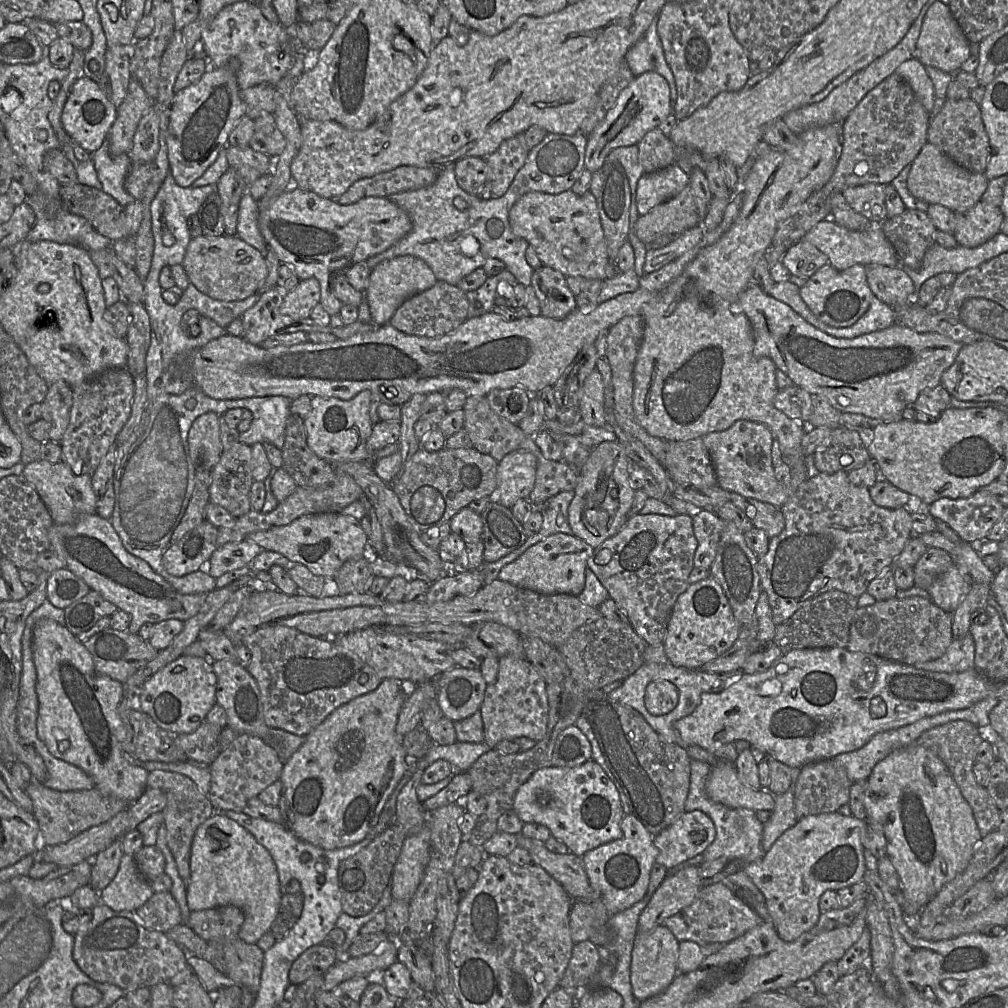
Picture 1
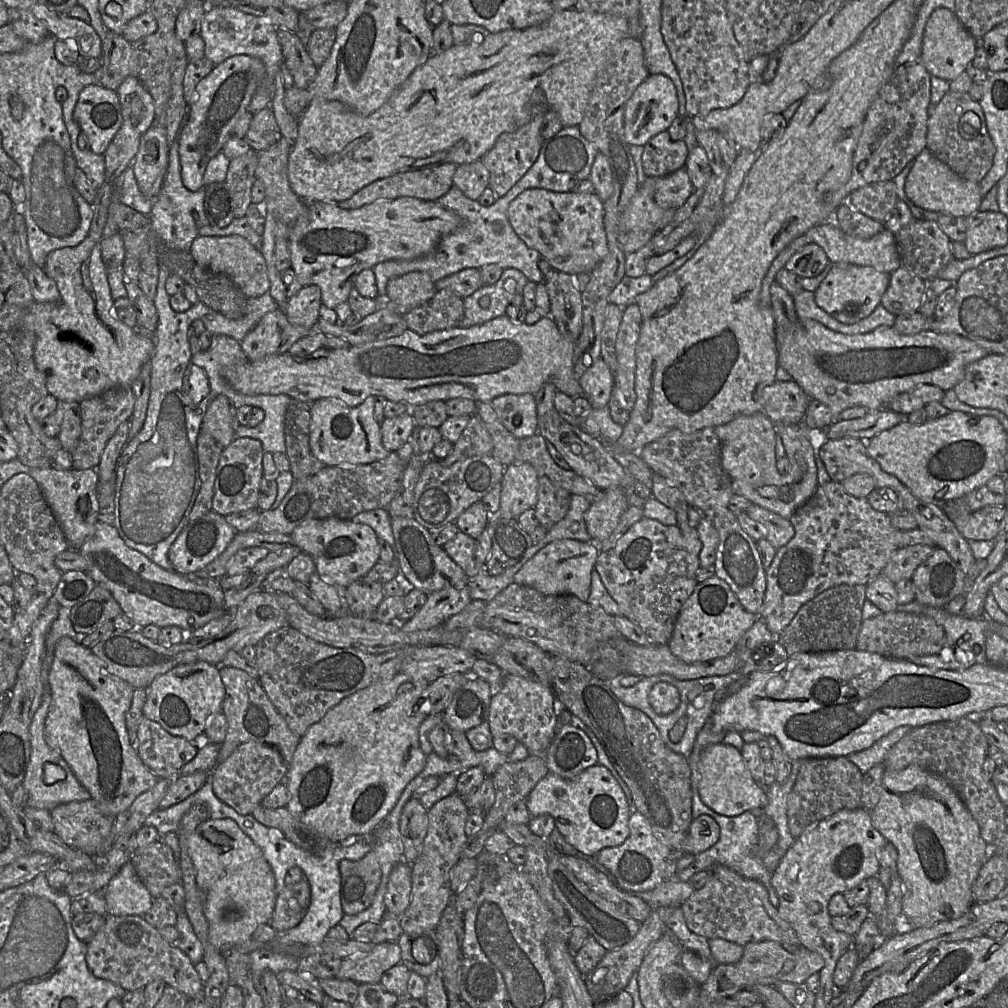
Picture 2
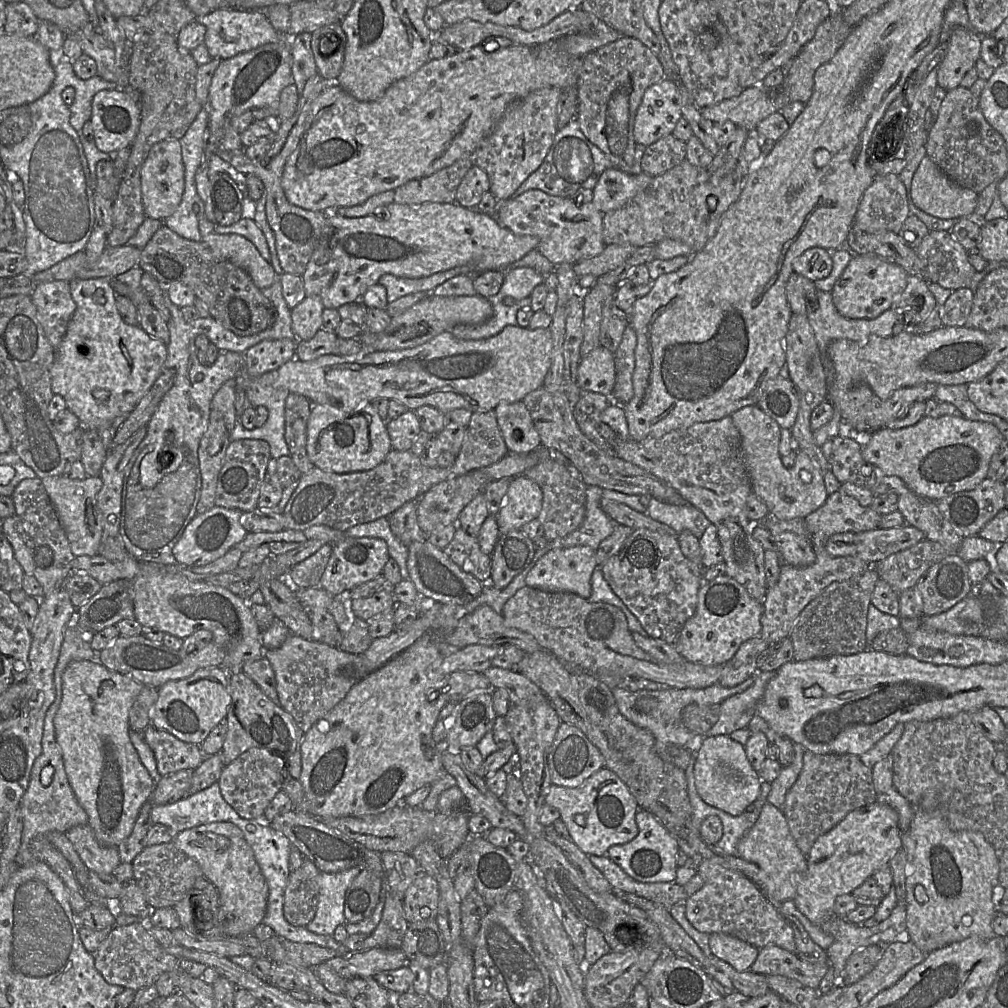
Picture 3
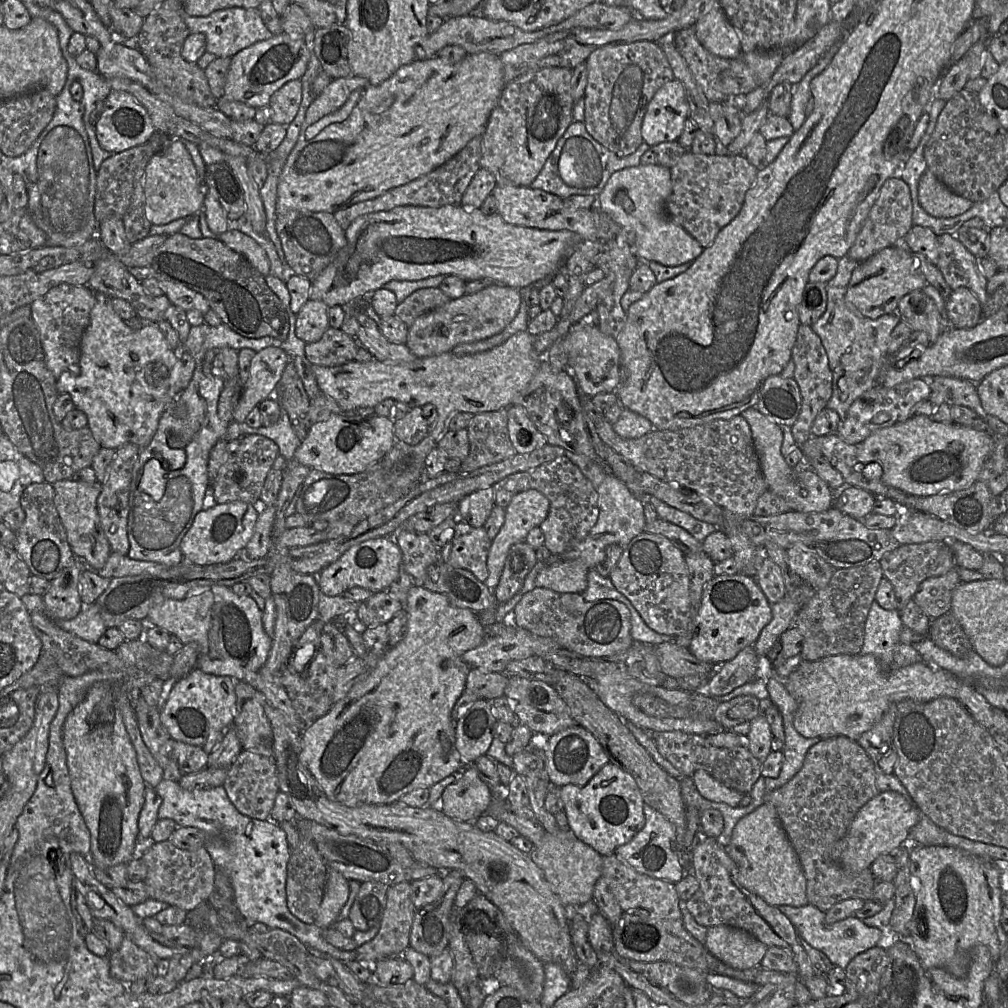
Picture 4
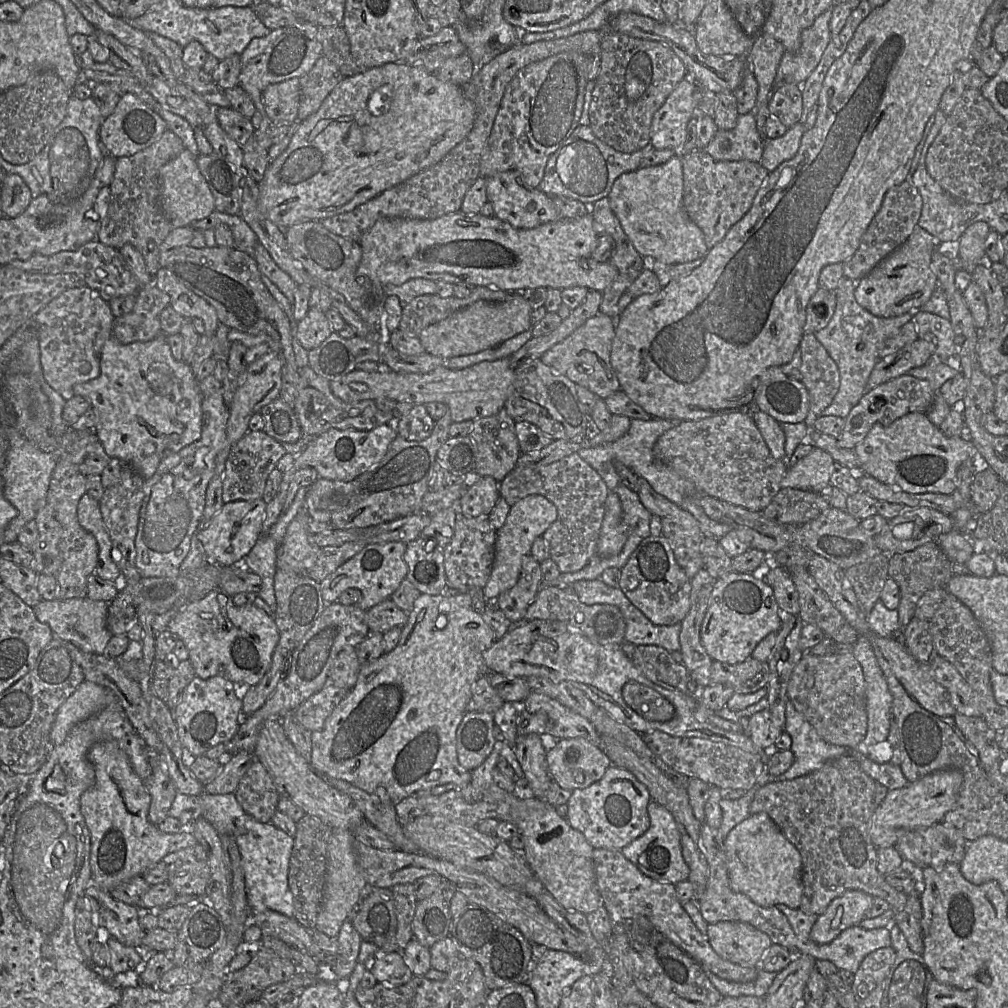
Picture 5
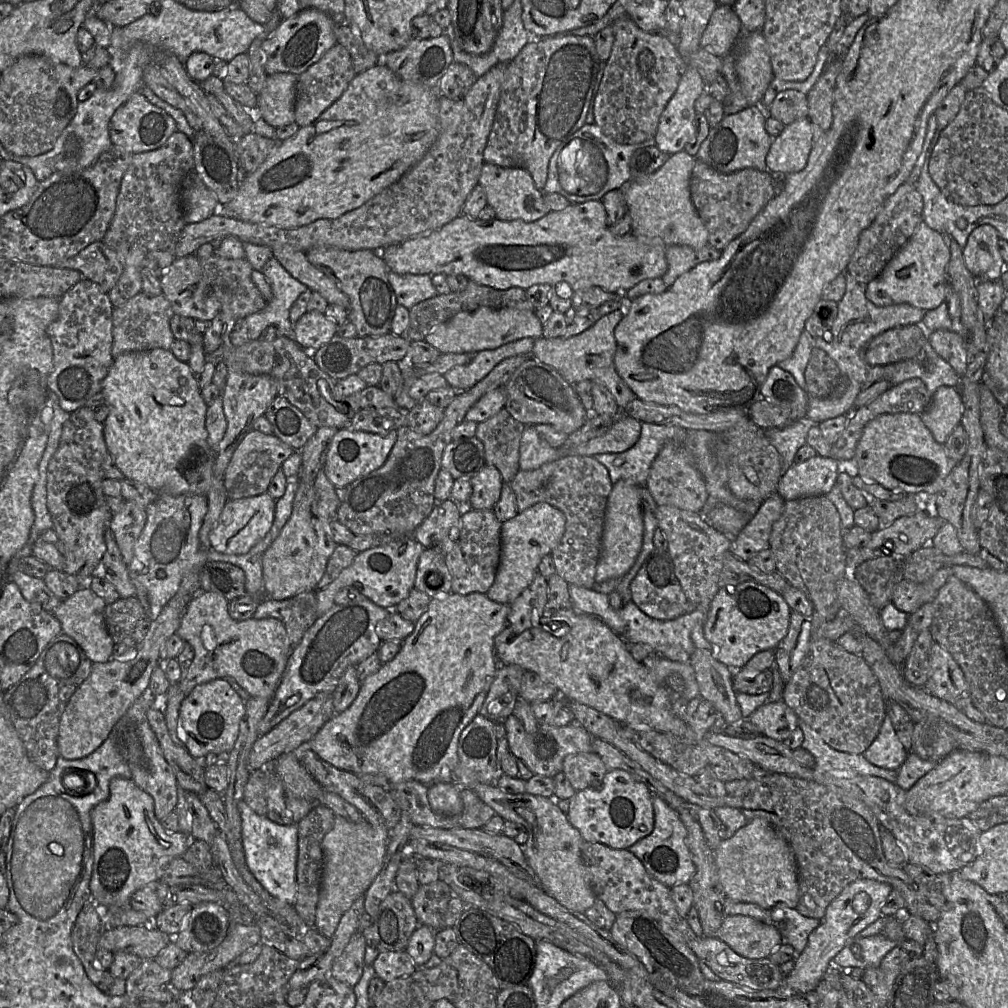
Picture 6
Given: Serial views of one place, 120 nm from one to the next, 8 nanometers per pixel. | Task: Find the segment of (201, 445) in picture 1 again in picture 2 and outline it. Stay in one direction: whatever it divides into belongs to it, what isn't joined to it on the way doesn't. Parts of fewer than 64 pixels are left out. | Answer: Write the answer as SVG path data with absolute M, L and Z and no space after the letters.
M219 395L210 402L200 432L211 435L222 448L225 448L236 438L232 428L234 415L235 411L229 399Z

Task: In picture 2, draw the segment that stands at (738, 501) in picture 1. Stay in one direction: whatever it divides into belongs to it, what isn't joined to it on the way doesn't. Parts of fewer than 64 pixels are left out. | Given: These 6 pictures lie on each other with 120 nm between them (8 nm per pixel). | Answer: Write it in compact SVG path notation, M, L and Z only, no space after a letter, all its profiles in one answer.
M752 503L745 513L766 528L766 539L775 549L786 545L795 535L795 529L790 520L757 504Z

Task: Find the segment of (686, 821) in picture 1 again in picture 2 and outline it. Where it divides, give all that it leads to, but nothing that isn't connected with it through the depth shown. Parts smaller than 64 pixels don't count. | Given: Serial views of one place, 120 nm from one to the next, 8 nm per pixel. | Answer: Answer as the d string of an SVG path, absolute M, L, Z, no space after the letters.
M700 815L690 824L688 837L684 841L684 853L697 855L713 846L719 836L718 823L709 815Z

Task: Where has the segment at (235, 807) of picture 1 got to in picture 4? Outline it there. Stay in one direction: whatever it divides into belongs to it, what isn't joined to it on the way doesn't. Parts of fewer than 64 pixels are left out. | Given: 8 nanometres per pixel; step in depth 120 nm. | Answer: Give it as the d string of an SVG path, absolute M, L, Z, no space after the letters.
M242 750L228 767L223 787L241 814L258 820L269 820L275 798L280 792L277 770L272 760L249 750Z

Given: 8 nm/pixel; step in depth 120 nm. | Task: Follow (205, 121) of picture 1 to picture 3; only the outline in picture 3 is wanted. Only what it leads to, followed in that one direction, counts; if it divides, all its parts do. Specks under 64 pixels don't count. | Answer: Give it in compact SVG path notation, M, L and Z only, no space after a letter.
M277 42L262 45L256 49L222 60L215 71L208 96L208 127L200 166L195 174L196 191L204 203L206 218L216 223L210 195L208 165L211 155L221 147L221 140L231 120L247 110L266 108L278 119L281 91L293 83L292 56L288 43Z

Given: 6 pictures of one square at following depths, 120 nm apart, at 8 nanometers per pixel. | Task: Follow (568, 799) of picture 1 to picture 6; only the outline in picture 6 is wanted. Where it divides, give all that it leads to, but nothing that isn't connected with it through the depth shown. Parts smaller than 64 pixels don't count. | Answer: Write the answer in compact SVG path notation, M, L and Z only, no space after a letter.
M621 769L609 770L600 787L577 791L570 798L566 816L585 841L602 843L615 849L628 849L650 835L654 829L653 796L649 787L634 779L629 772Z

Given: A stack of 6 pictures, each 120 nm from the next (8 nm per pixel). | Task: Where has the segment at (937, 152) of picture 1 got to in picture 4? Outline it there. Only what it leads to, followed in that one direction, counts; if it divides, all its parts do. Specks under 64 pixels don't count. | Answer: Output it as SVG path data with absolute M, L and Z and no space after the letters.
M929 169L919 180L918 200L921 207L936 218L958 216L968 211L974 204L950 190Z

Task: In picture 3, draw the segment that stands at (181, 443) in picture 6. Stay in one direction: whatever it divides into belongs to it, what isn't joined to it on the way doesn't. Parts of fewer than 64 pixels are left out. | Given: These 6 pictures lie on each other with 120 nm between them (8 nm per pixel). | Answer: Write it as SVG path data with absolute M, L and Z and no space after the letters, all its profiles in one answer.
M100 277L87 280L75 279L69 282L71 296L76 303L76 310L68 324L67 331L62 342L55 350L55 359L50 367L52 392L65 399L66 409L71 411L79 419L81 426L83 426L84 429L93 429L97 432L108 429L115 418L119 416L128 416L134 410L139 401L160 376L167 359L167 346L163 341L152 337L140 326L128 325L122 320L116 307L116 293L110 283L111 279L112 278Z

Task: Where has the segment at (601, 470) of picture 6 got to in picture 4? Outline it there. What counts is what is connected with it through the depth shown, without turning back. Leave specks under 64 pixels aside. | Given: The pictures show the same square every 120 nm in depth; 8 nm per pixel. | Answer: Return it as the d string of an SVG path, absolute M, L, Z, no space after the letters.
M564 455L532 470L511 474L495 483L492 488L495 505L503 508L509 505L513 496L531 489L539 491L548 499L549 513L539 528L544 534L544 545L553 555L568 552L584 540L599 516L598 493L595 487L579 467Z

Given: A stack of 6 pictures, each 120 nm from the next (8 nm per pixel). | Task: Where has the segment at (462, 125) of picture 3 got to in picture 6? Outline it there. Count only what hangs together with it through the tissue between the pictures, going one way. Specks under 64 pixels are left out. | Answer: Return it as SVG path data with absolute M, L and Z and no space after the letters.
M380 62L365 72L356 75L341 97L312 124L300 128L290 138L279 142L260 167L256 171L248 173L245 180L240 184L236 197L225 206L221 206L220 213L244 222L274 226L281 229L294 229L311 224L319 219L336 219L347 212L359 208L386 187L398 181L412 166L423 158L434 144L439 133L438 97L437 90L403 80L383 62Z

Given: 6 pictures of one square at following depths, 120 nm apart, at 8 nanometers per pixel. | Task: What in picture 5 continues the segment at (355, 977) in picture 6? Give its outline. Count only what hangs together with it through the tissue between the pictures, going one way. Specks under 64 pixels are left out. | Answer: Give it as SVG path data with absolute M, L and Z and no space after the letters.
M344 922L338 934L339 950L335 956L333 972L337 981L344 981L353 973L363 939L352 922Z

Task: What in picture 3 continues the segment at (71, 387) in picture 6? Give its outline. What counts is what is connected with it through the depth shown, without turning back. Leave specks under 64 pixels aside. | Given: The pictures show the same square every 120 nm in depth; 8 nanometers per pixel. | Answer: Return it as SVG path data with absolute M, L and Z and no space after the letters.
M60 280L39 283L34 286L31 299L36 308L37 319L55 351L76 310L69 283Z

